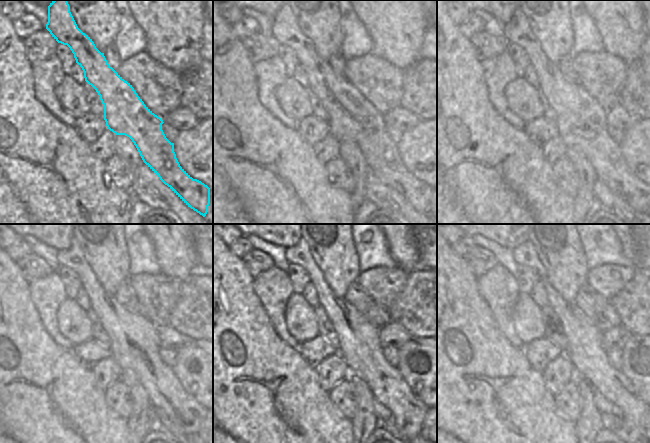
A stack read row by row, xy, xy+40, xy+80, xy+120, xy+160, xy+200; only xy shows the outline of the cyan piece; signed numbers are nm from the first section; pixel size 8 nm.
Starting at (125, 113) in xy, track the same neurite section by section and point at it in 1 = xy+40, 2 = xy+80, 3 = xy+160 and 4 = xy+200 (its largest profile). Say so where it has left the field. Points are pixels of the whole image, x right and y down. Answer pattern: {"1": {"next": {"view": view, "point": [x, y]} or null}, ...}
{"1": {"next": {"view": "xy+40", "point": [351, 117]}}, "2": {"next": {"view": "xy+80", "point": [581, 121]}}, "3": {"next": {"view": "xy+160", "point": [359, 345]}}, "4": {"next": {"view": "xy+200", "point": [585, 351]}}}

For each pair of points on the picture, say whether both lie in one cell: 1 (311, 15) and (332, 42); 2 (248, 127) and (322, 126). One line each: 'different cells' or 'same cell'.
1: same cell
2: different cells

